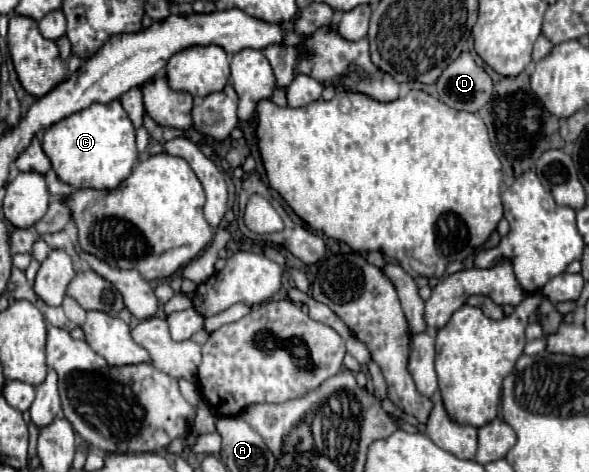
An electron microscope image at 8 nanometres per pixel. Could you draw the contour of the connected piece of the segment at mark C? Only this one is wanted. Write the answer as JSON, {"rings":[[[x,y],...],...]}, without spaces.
{"rings":[[[114,99],[112,103],[104,103],[104,105],[102,103],[92,103],[88,109],[72,113],[68,117],[64,117],[62,121],[54,123],[52,127],[48,127],[44,131],[42,149],[48,155],[48,159],[52,161],[52,169],[56,171],[56,175],[74,189],[86,189],[86,187],[114,189],[132,173],[132,167],[138,161],[136,129],[134,129],[128,113],[124,111],[124,107],[120,105],[118,99]]]}

